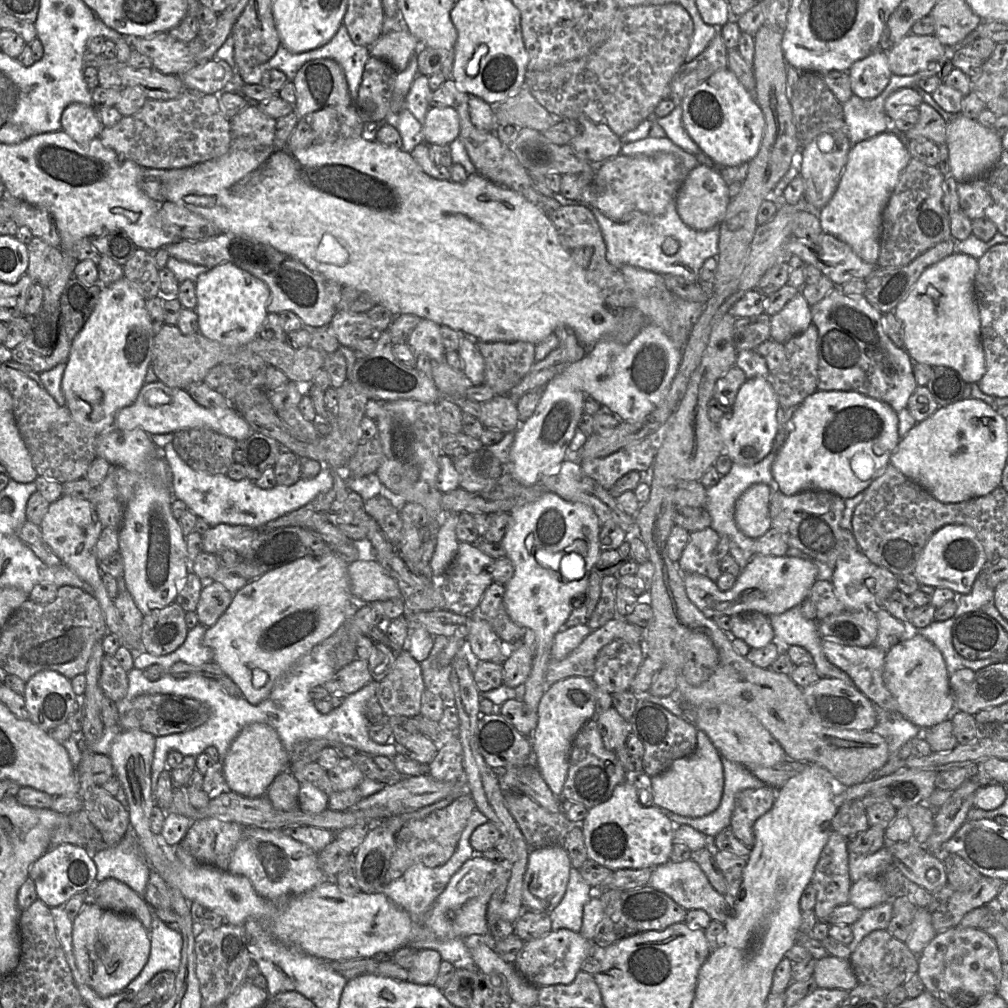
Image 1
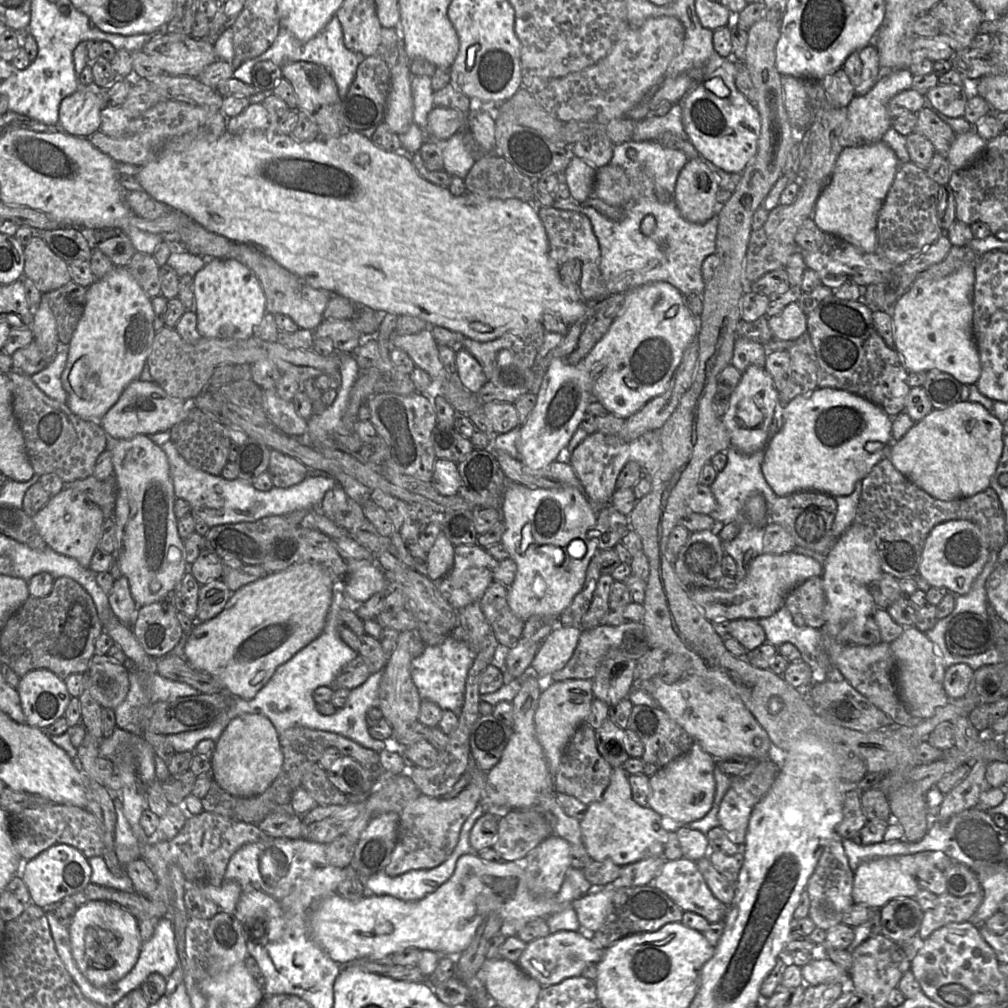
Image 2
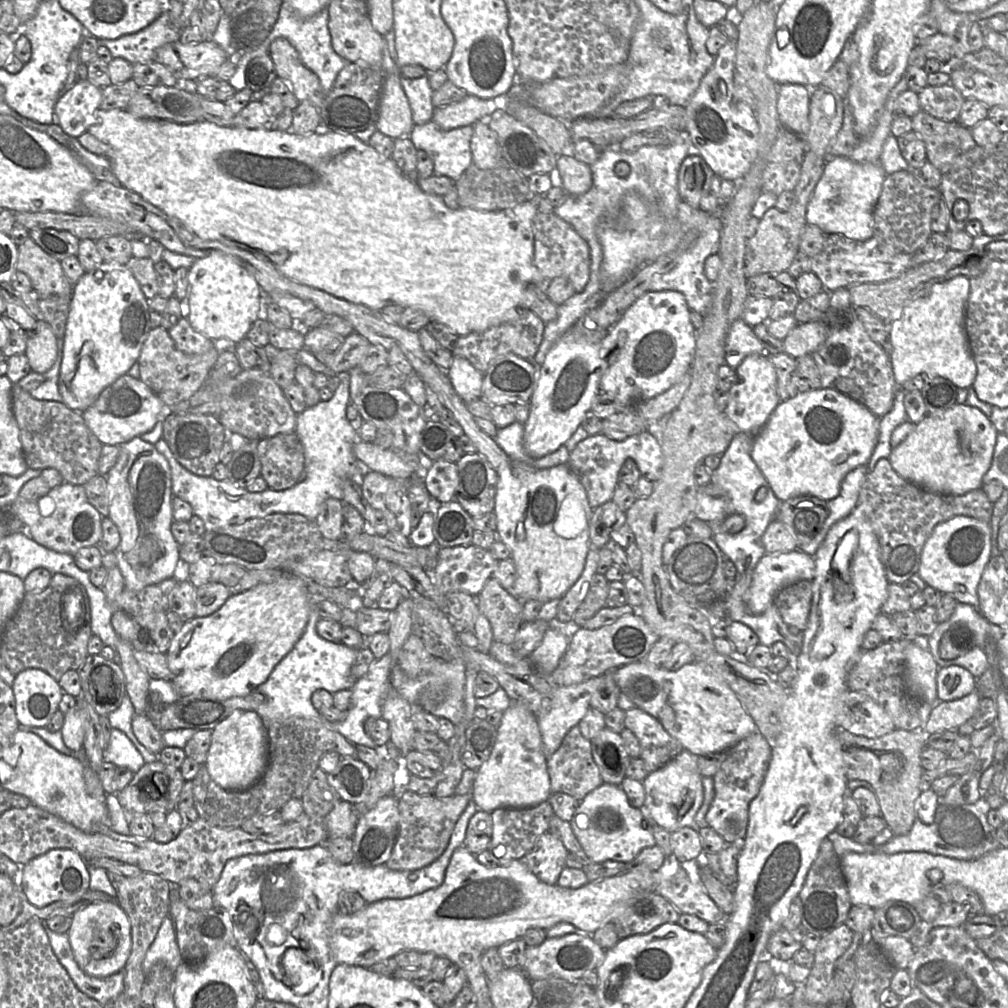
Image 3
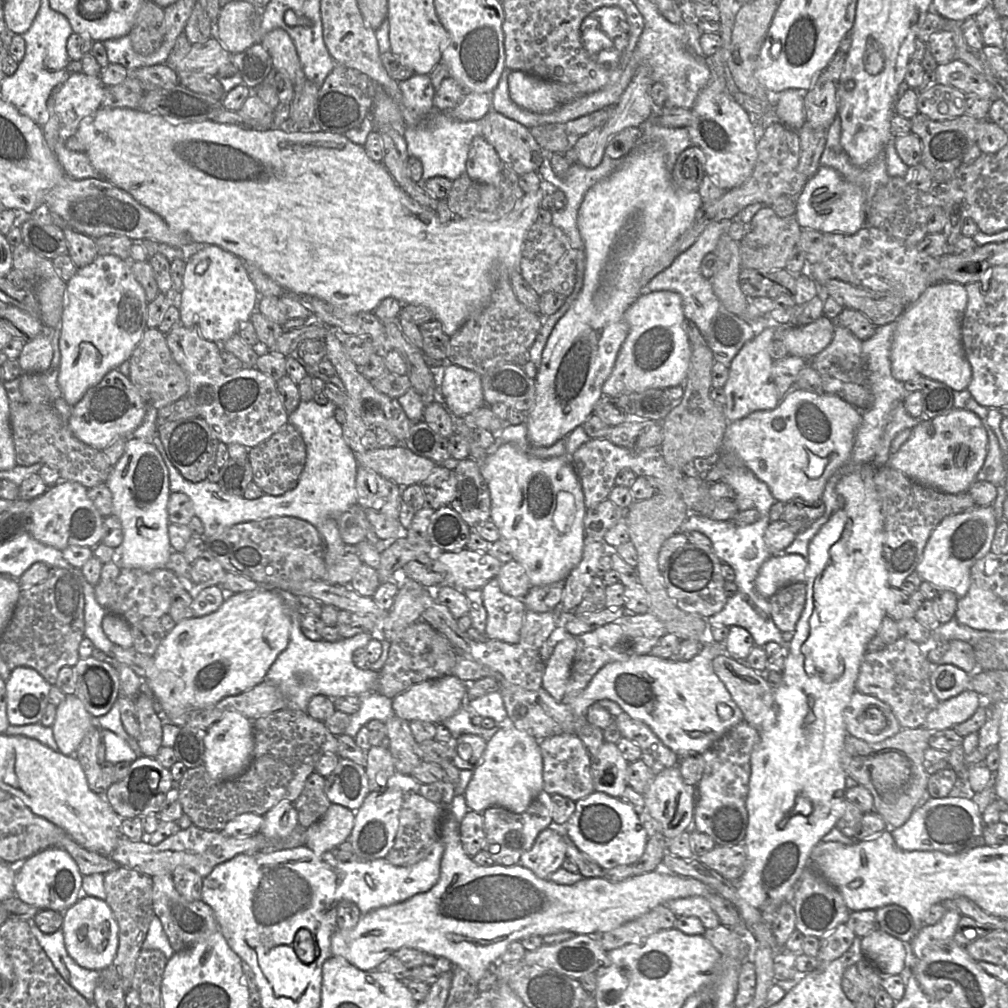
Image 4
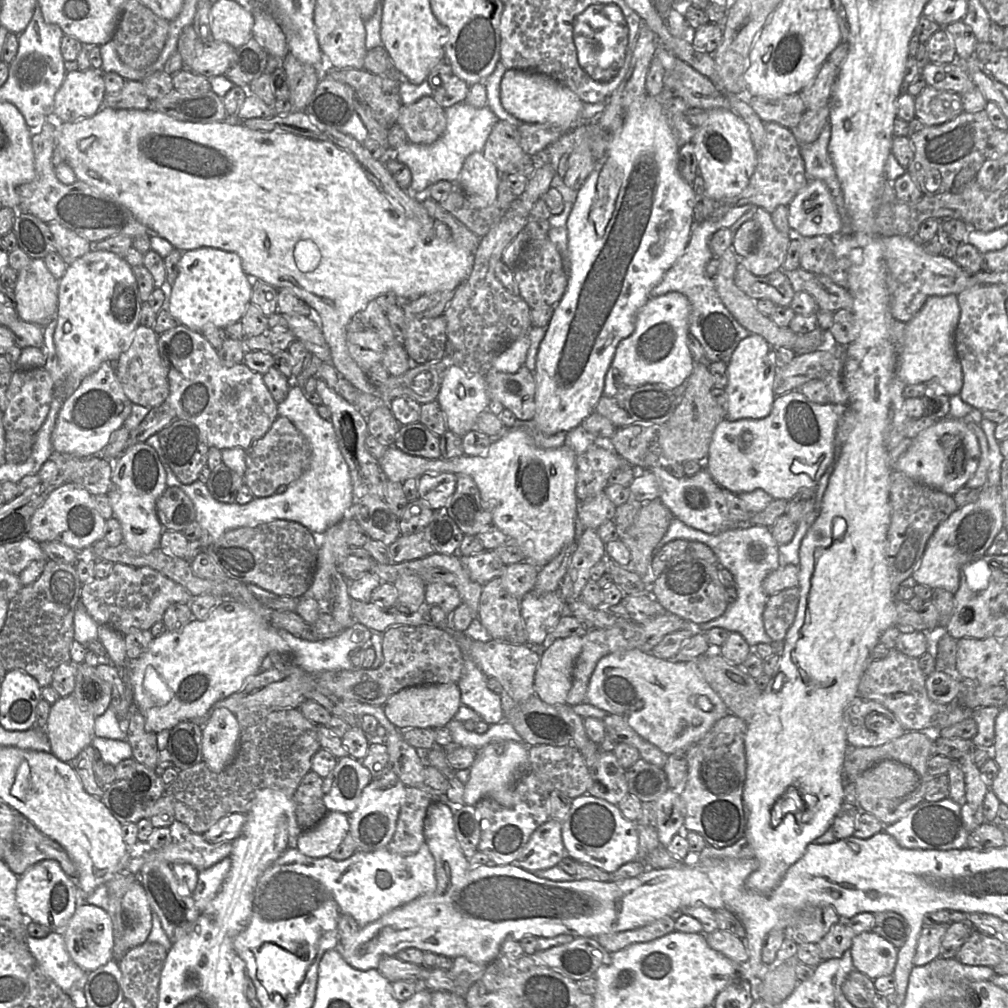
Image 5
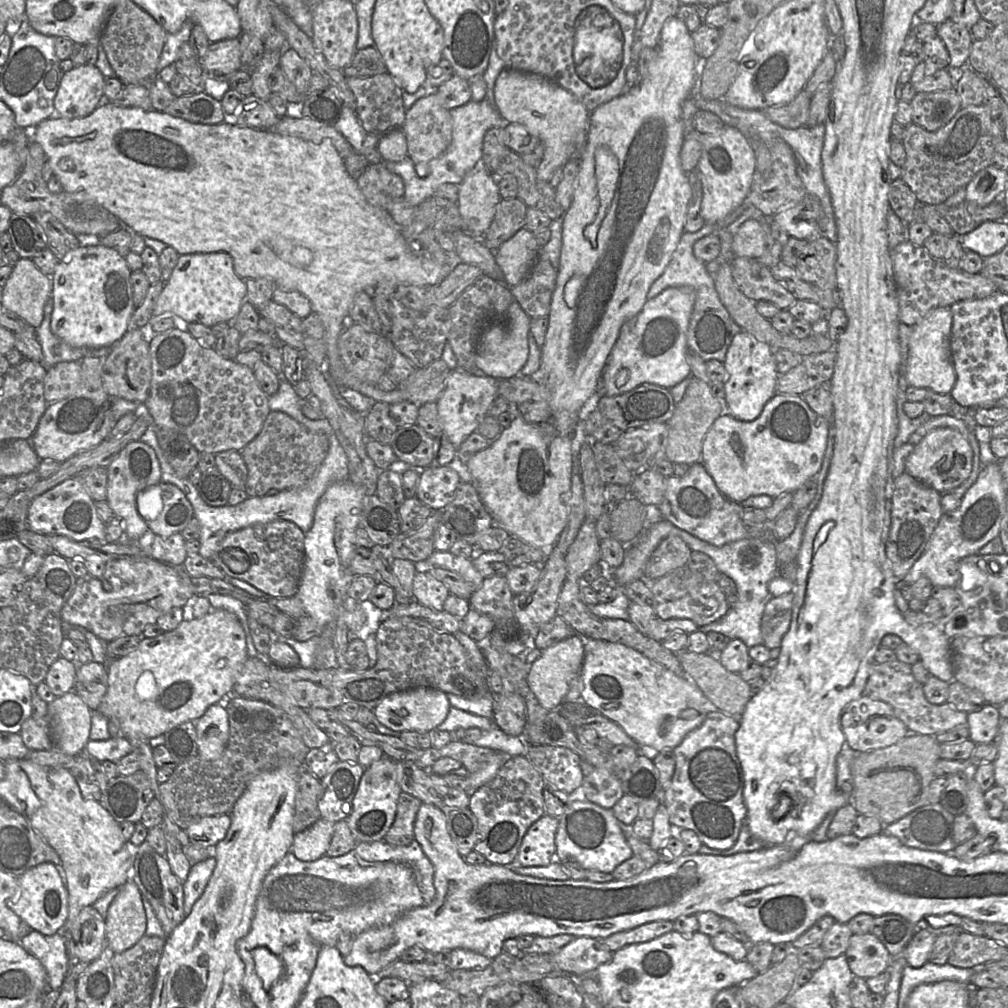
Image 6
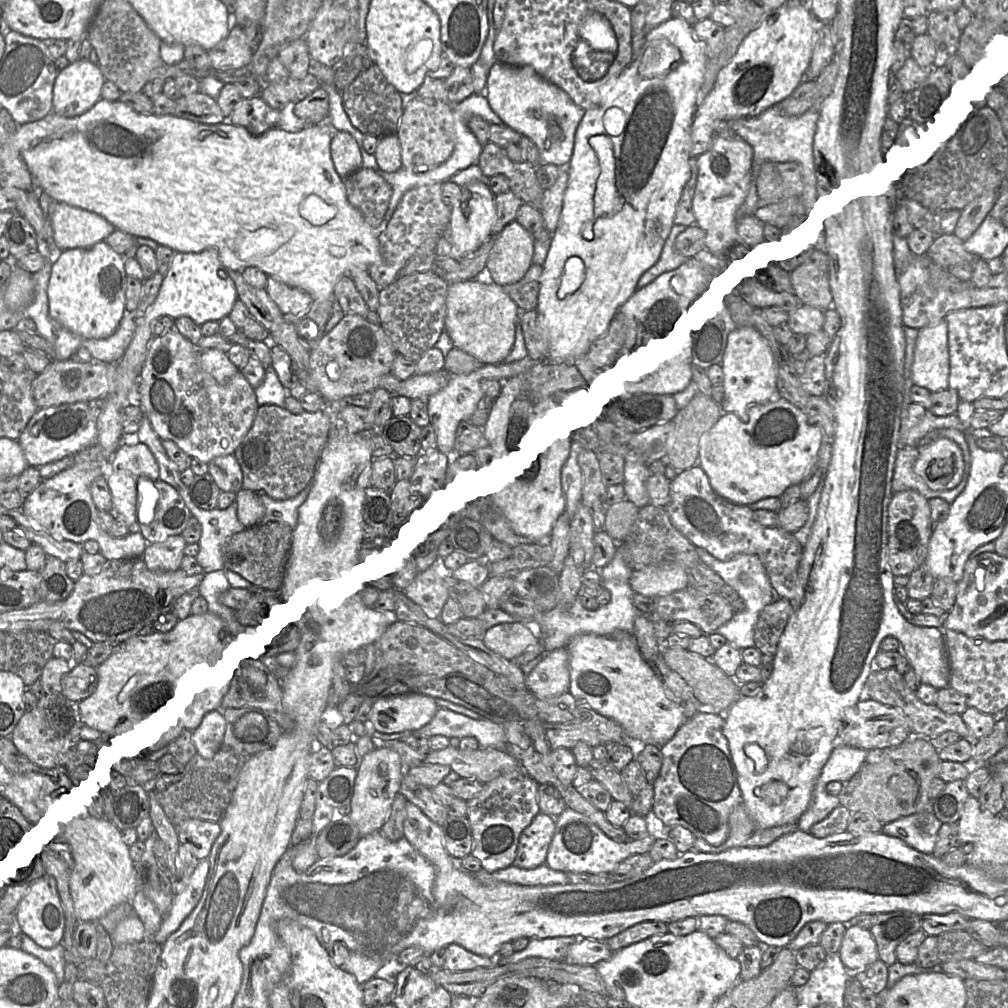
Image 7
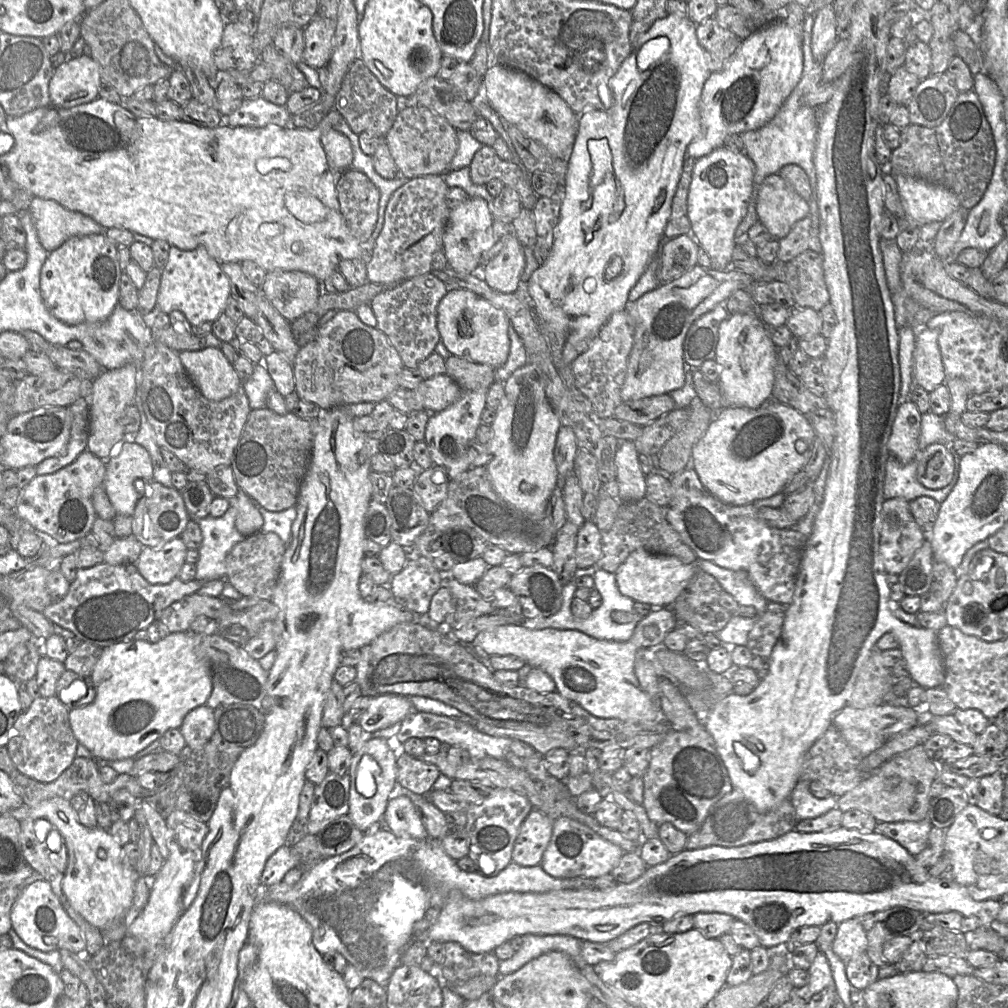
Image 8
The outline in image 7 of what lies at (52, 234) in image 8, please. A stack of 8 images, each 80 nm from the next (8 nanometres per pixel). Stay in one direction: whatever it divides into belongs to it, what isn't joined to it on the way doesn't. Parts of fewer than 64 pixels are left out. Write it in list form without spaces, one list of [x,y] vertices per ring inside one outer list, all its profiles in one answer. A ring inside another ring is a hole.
[[[52,201],[47,214],[59,250],[90,247],[104,241],[116,230],[101,215],[60,201]]]

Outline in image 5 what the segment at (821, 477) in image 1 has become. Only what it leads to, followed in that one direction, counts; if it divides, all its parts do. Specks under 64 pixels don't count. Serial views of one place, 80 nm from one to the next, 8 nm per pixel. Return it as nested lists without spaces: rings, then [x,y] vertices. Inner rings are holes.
[[[800,390],[776,396],[771,412],[764,418],[736,421],[724,418],[718,423],[704,461],[705,469],[720,487],[736,495],[762,489],[773,499],[790,500],[802,489],[816,488],[834,460],[834,441],[841,416],[842,407],[814,403]]]

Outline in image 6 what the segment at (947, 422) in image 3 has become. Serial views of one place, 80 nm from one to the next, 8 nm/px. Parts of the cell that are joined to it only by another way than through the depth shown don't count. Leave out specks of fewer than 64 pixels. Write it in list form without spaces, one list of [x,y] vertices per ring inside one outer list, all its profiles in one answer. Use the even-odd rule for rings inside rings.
[[[938,428],[928,433],[914,446],[905,461],[905,472],[941,494],[960,486],[970,475],[973,451],[968,439],[951,428]]]

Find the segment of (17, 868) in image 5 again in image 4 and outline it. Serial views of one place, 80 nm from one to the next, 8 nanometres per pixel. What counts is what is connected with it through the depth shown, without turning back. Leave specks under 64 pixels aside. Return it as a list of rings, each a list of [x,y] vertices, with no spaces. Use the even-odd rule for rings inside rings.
[[[64,836],[62,840],[57,842],[55,847],[66,850],[72,856],[83,876],[95,873],[106,874],[120,867],[109,856],[86,850],[70,836]]]

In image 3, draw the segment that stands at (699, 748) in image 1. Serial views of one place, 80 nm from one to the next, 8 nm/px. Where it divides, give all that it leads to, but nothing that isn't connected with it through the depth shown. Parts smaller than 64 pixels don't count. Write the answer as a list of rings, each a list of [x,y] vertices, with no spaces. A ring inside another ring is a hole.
[[[683,750],[663,767],[649,773],[644,779],[644,810],[649,820],[670,833],[692,826],[704,799],[703,777],[697,768],[698,755]]]

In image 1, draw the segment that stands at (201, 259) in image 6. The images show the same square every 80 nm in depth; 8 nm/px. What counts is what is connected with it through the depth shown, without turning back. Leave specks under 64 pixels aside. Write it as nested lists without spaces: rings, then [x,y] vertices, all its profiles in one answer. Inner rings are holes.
[[[231,263],[210,268],[196,283],[198,332],[220,344],[241,347],[258,336],[258,330],[268,315],[270,291],[267,285],[249,272]]]

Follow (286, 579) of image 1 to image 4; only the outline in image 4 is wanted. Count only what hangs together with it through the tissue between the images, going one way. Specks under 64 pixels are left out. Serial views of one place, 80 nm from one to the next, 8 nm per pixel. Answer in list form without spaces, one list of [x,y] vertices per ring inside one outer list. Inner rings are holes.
[[[261,588],[236,593],[225,599],[211,614],[192,617],[168,632],[153,655],[153,665],[143,678],[161,707],[163,722],[189,709],[215,704],[227,696],[240,694],[265,679],[277,656],[287,647],[291,628],[289,608],[276,593]]]

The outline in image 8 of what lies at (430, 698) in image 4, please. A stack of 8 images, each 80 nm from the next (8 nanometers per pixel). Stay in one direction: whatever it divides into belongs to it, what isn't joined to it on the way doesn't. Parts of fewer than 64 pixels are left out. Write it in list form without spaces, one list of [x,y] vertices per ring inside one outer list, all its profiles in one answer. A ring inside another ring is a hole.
[[[383,694],[372,697],[371,703],[358,724],[369,734],[401,723],[416,712],[408,697],[398,694]]]

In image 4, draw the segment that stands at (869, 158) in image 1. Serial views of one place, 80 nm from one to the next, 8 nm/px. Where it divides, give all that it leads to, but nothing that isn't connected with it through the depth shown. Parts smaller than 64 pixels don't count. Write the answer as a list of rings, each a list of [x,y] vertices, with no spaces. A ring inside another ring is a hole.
[[[820,166],[807,180],[795,198],[795,207],[794,216],[802,229],[813,229],[823,234],[852,235],[866,225],[867,200],[864,190],[831,167]]]

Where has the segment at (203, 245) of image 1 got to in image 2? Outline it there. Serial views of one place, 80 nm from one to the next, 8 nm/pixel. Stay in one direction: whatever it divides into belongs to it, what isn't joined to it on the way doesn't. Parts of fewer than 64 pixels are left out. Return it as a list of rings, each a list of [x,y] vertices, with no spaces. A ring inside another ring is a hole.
[[[236,244],[235,253],[240,256],[240,263],[249,268],[260,281],[266,298],[266,312],[285,314],[292,318],[299,328],[309,330],[314,330],[324,320],[323,312],[332,292],[312,287],[272,258],[244,244]]]

